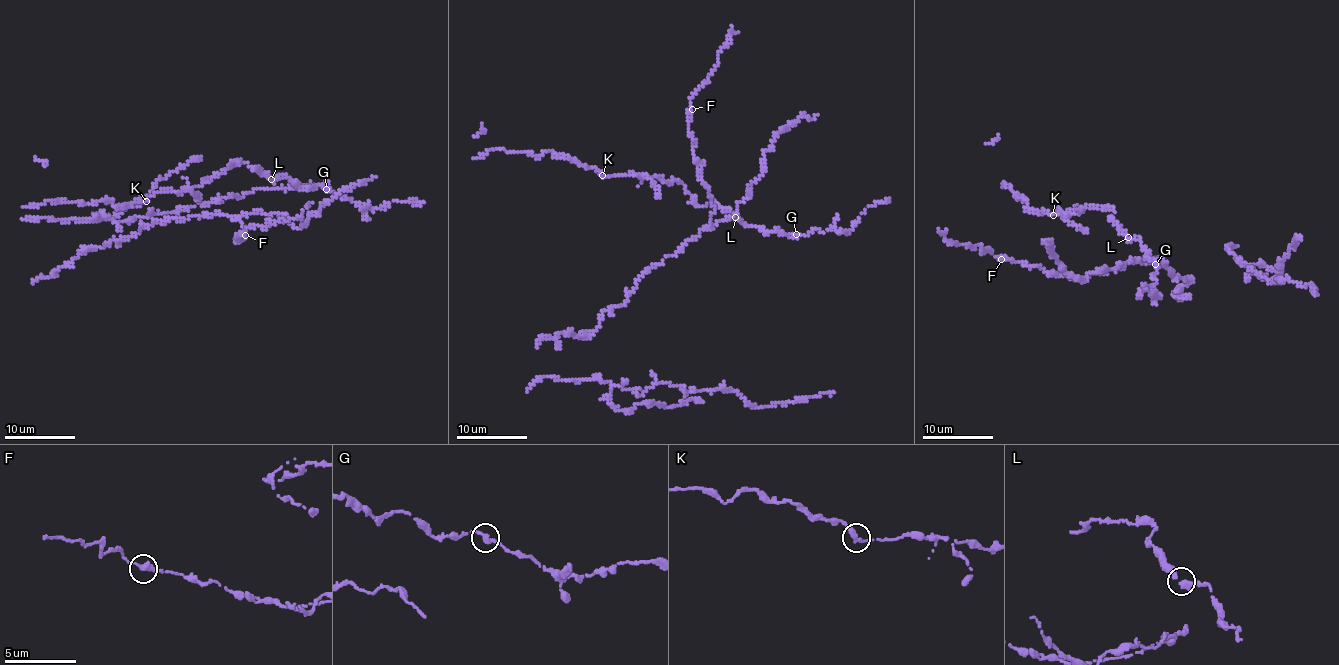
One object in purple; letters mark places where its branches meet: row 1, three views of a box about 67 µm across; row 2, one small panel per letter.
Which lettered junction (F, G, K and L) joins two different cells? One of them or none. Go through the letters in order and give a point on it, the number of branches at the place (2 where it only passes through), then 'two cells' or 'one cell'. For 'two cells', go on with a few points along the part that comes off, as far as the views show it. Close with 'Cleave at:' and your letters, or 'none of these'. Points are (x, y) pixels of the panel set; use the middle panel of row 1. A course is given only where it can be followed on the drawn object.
F: at (692, 109); 2 branches meet; one cell
G: at (796, 234); 2 branches meet; one cell
K: at (602, 175); 2 branches meet; one cell
L: at (735, 217); 2 branches meet; one cell
Cleave at: none of these

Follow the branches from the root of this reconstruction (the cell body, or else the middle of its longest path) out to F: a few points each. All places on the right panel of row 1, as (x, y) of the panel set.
F: (1140, 260), (1131, 259), (1106, 273), (1077, 278), (1056, 275), (1036, 265), (1029, 267), (1001, 259)

